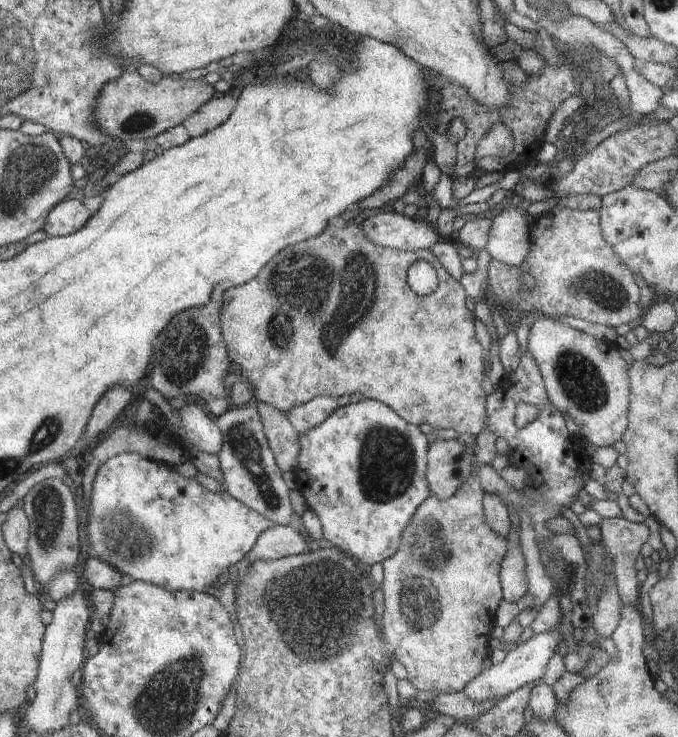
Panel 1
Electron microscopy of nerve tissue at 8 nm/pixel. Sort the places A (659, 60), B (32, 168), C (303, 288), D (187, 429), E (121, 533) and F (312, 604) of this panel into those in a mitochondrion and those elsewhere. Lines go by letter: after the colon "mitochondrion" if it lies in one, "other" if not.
A: other
B: mitochondrion
C: mitochondrion
D: other
E: mitochondrion
F: mitochondrion

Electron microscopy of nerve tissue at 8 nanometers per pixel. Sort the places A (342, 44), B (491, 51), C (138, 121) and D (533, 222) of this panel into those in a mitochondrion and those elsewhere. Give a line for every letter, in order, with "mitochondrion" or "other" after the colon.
A: other
B: other
C: mitochondrion
D: other

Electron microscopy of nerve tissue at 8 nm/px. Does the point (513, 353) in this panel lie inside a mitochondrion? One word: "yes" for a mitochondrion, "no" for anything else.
no

